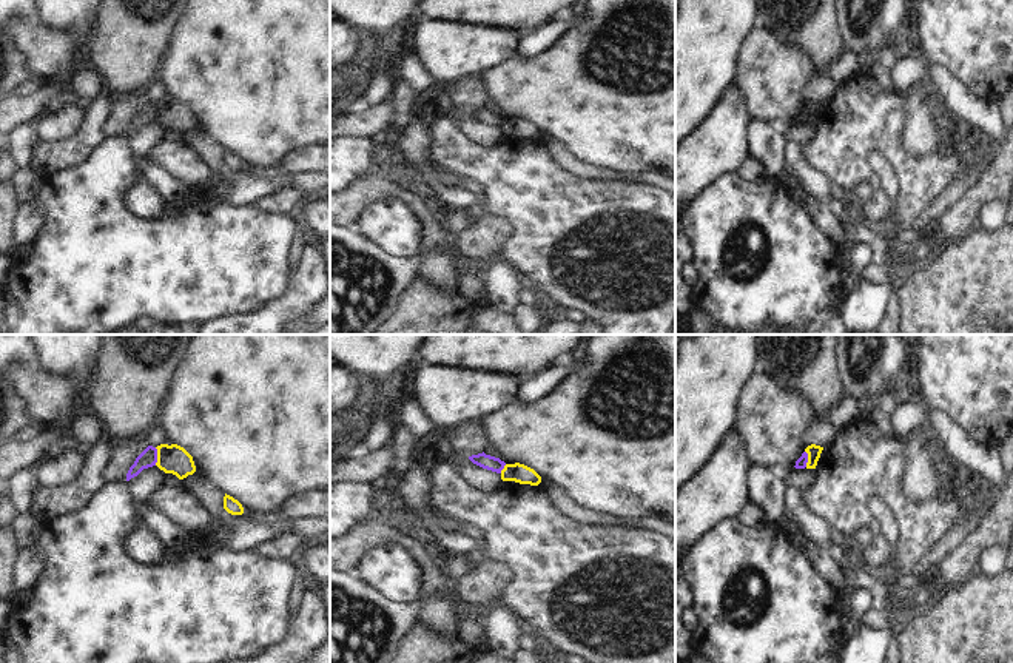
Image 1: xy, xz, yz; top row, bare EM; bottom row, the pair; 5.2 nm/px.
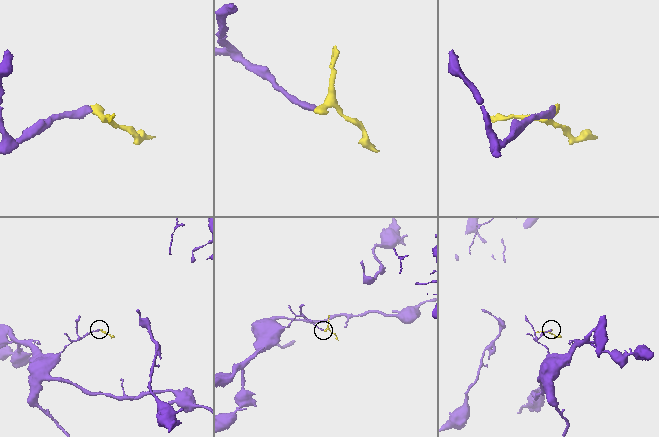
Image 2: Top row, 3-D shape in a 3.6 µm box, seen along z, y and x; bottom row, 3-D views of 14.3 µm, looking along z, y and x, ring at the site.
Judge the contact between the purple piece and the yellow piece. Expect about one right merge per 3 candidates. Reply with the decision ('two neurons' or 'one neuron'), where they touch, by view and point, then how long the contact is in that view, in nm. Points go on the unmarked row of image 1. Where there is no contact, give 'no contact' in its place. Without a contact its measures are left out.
two neurons; meets purple in xy at (156, 111); contact 100 nm long

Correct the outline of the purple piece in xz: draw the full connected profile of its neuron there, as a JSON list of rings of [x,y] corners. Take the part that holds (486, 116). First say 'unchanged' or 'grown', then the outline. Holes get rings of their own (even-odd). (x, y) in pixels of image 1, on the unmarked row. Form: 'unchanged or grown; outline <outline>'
unchanged; outline [[[483,106],[483,108],[478,108],[478,109],[469,111],[469,114],[470,114],[473,119],[476,119],[476,120],[480,120],[480,122],[483,122],[483,123],[496,126],[496,128],[501,128],[501,125],[503,125],[504,120],[506,120],[506,117],[501,116],[500,113],[486,109],[484,106]]]

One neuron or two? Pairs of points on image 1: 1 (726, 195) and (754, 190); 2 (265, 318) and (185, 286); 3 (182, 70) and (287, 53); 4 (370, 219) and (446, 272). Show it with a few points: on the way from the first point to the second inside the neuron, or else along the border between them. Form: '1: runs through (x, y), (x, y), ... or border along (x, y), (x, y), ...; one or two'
1: runs through (733, 195), (748, 195); one
2: border along (281, 293), (242, 313), (213, 318); two
3: runs through (205, 56), (261, 56); one
4: border along (418, 216), (423, 225), (423, 245), (417, 256); two

